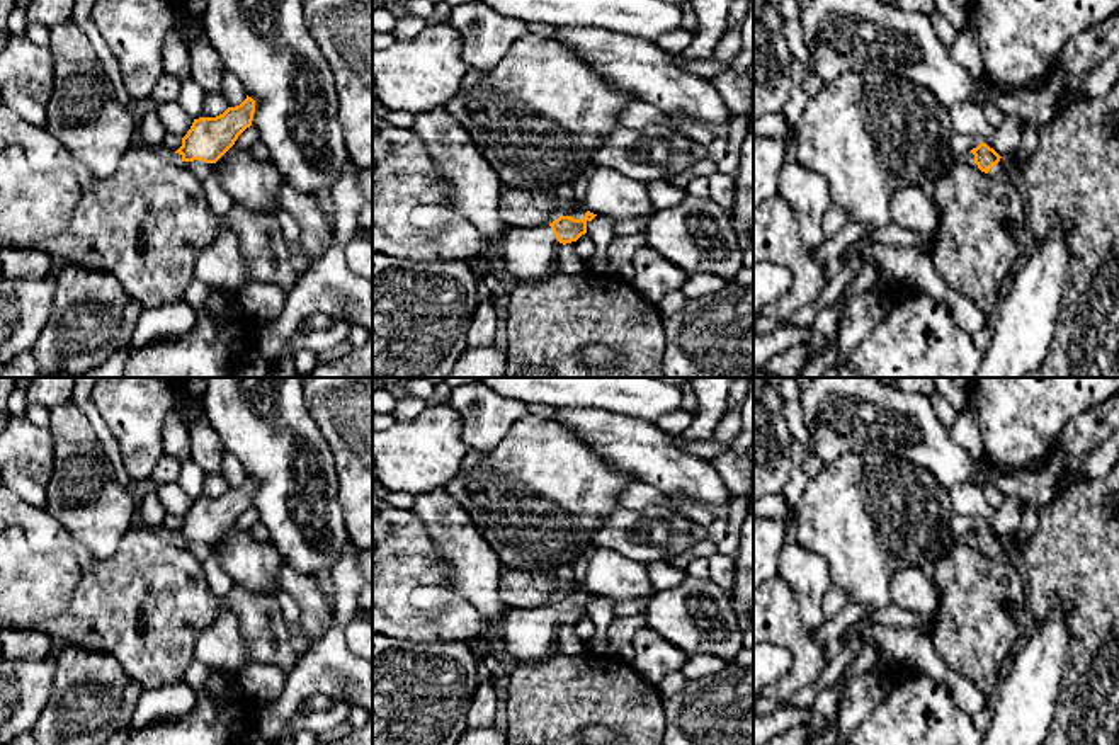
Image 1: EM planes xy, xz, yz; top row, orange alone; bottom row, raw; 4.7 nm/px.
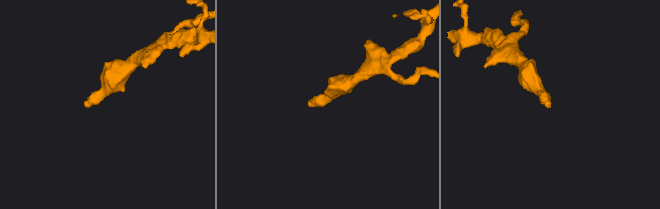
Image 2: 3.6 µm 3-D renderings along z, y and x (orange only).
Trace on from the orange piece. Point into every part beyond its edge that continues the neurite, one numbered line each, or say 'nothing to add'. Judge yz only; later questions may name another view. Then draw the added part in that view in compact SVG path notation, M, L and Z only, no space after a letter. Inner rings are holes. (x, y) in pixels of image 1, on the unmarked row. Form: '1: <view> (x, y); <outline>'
1: yz (1002, 550); M1002 537L1000 543L985 556L991 561L1010 561L1010 539Z

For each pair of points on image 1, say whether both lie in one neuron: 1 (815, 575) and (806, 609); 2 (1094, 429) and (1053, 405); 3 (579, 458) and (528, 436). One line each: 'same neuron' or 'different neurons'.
1: same neuron
2: different neurons
3: same neuron

